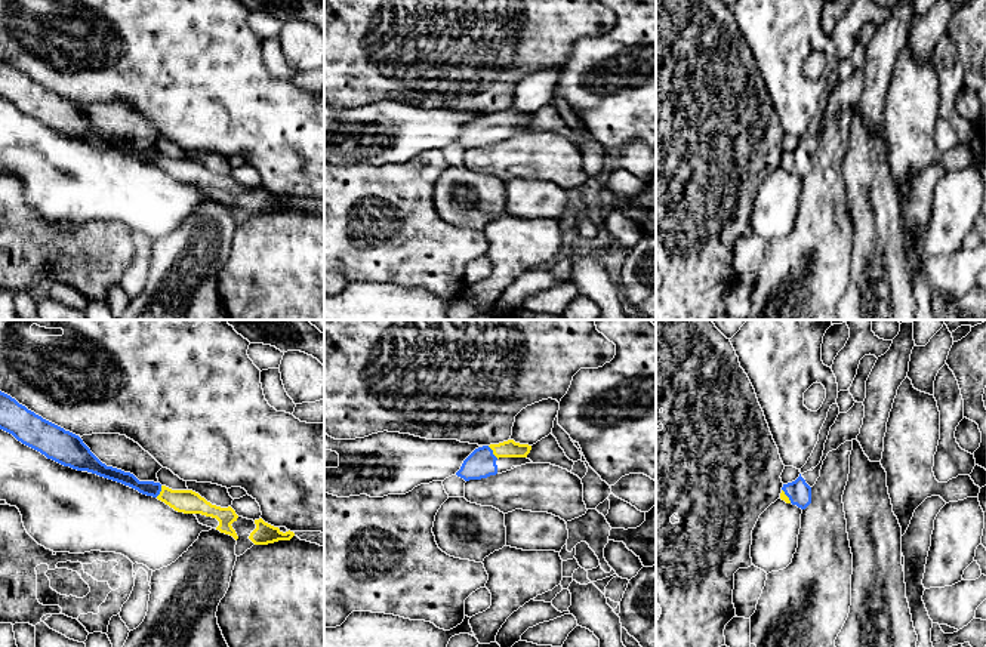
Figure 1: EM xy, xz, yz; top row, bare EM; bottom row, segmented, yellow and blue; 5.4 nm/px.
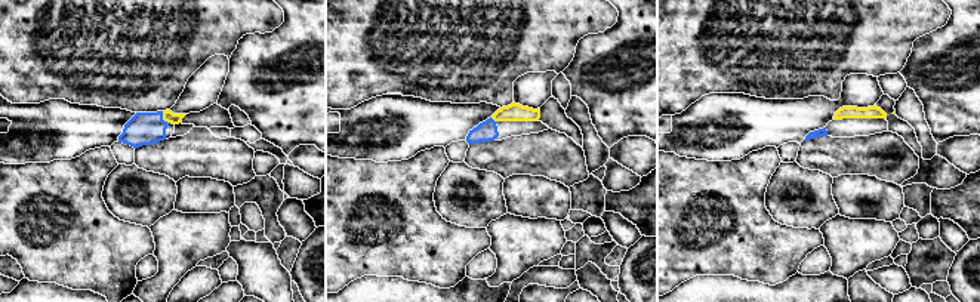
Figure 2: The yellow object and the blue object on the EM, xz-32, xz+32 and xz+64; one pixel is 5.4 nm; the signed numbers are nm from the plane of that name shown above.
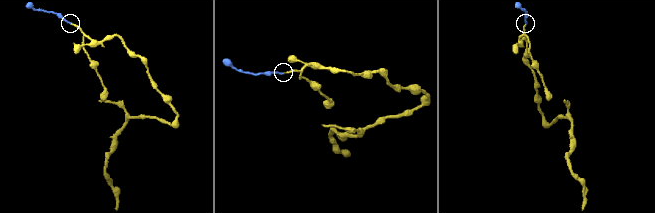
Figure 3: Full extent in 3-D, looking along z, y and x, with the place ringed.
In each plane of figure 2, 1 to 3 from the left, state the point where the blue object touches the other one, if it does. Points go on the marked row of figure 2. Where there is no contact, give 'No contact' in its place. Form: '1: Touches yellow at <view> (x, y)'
1: Touches yellow at xz-32 (163, 117)
2: Touches yellow at xz+32 (493, 119)
3: No contact

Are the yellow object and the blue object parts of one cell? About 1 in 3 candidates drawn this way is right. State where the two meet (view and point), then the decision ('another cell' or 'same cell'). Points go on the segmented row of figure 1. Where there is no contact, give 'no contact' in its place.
xz (493, 452) | same cell

